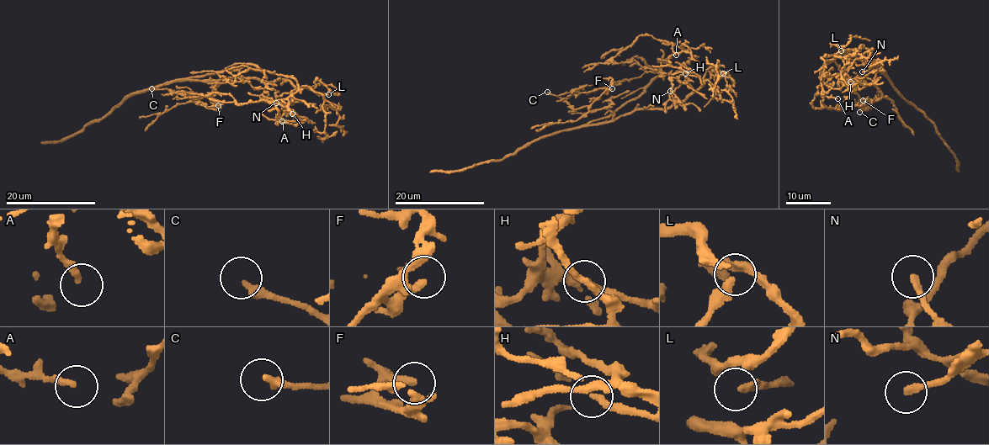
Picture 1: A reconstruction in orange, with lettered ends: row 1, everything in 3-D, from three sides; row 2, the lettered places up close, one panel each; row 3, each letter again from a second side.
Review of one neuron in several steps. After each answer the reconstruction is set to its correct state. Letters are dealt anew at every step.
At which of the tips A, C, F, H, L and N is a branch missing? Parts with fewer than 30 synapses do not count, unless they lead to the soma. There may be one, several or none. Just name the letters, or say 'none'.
C, F

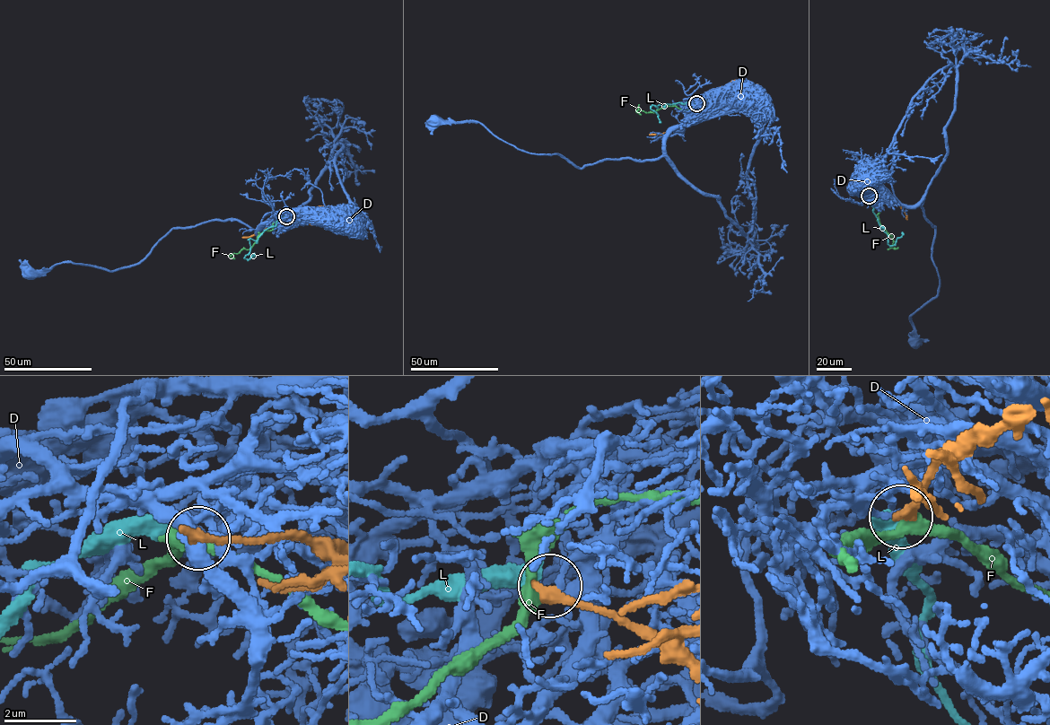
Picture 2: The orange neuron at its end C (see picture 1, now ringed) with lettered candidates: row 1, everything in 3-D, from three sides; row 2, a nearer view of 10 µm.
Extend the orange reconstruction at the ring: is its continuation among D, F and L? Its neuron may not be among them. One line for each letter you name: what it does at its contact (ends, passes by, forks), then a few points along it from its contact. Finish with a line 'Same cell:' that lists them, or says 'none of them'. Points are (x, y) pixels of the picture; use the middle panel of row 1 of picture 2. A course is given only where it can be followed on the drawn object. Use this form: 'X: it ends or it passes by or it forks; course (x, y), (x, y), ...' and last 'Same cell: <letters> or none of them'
Same cell: none of them

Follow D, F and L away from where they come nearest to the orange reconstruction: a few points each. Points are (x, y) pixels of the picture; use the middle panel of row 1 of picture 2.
D: (696, 103), (666, 139), (660, 156), (605, 160), (581, 168), (555, 153), (518, 150), (479, 122), (436, 120)
F: (695, 103), (683, 111), (667, 105), (654, 112), (638, 110), (641, 114)
L: (695, 103), (668, 103), (657, 108), (651, 106), (651, 109), (660, 122)

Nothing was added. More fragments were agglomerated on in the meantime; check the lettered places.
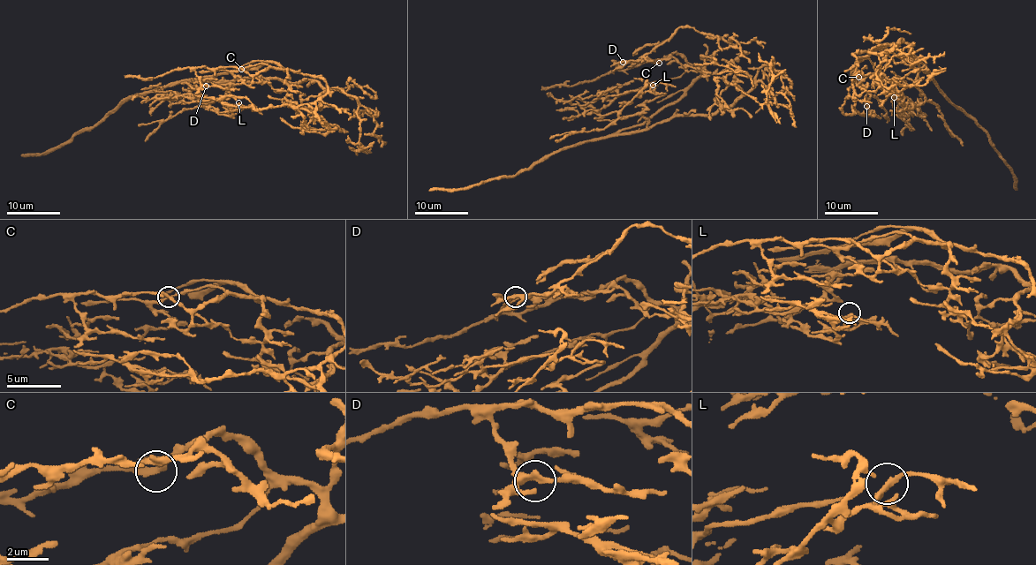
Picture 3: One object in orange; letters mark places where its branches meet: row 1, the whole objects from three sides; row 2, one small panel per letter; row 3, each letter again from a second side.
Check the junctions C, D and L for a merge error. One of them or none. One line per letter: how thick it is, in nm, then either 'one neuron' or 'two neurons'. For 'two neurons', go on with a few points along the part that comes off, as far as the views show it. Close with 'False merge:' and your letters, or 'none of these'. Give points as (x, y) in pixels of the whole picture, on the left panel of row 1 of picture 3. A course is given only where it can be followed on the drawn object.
C: 200 nm thick; two neurons; foreign part runs (241, 69), (195, 66), (151, 79), (124, 76)
D: 260 nm thick; one neuron
L: 220 nm thick; one neuron
False merge: C

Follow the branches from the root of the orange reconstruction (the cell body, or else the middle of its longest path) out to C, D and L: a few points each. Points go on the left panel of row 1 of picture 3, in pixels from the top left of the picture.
C: (205, 78), (246, 70), (269, 61), (283, 69), (270, 67), (252, 74), (241, 69)
D: (205, 78), (269, 61), (283, 69), (270, 67), (252, 74), (238, 67), (198, 66), (195, 75), (206, 86)
L: (205, 78), (231, 85), (225, 94), (215, 98), (205, 107), (223, 114), (233, 109), (238, 102)

